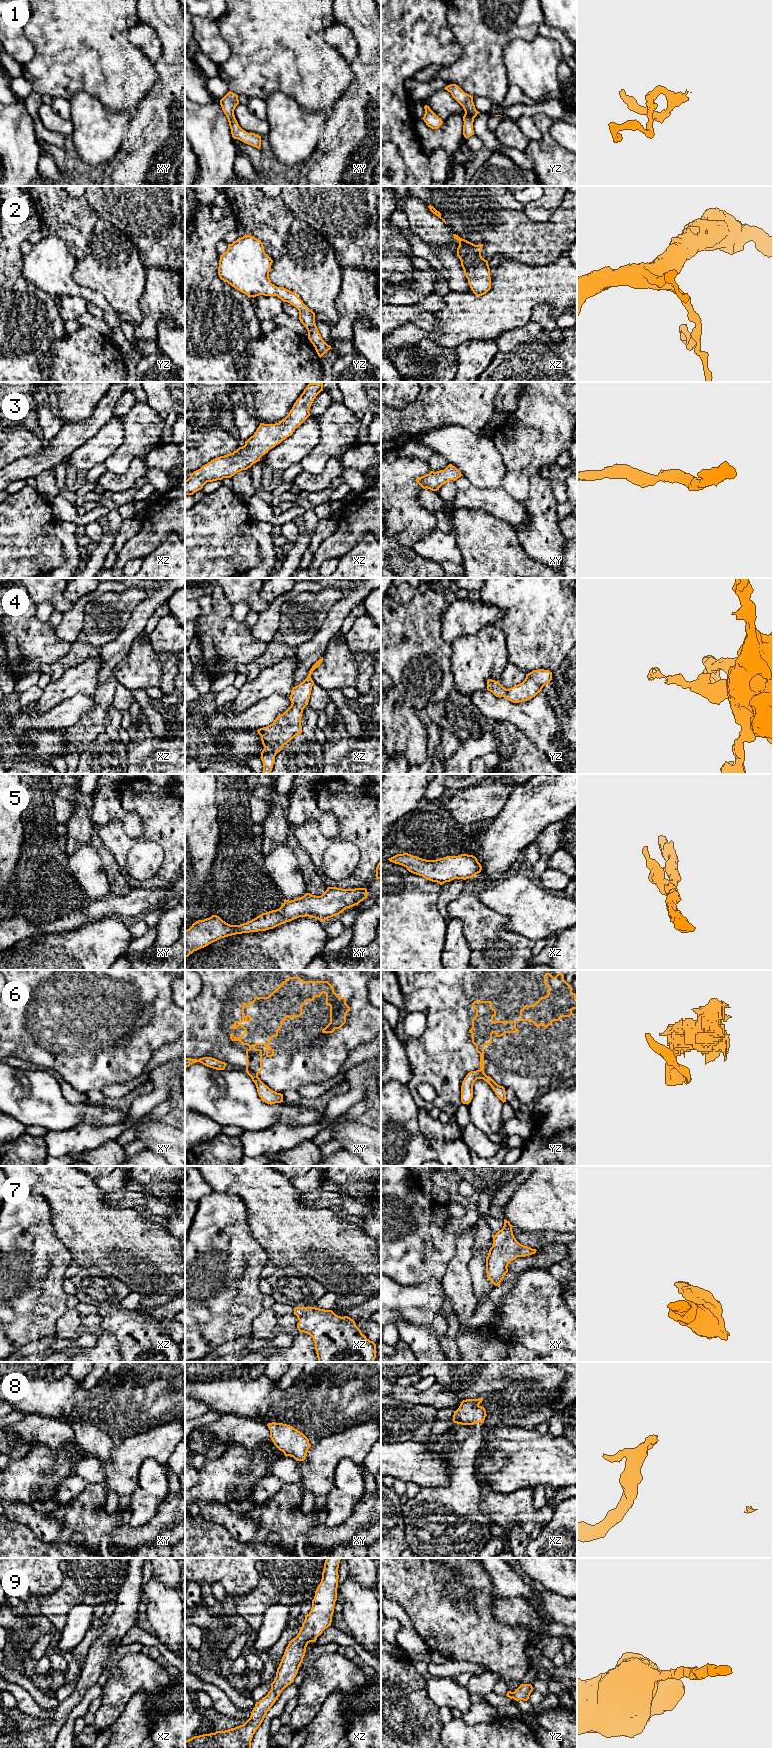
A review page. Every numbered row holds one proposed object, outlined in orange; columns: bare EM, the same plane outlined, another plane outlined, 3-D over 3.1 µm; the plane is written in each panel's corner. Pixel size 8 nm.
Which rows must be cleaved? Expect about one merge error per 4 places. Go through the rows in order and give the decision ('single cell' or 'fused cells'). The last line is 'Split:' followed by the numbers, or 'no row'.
1: single cell
2: single cell
3: single cell
4: single cell
5: single cell
6: fused cells
7: single cell
8: single cell
9: single cell
Split: 6

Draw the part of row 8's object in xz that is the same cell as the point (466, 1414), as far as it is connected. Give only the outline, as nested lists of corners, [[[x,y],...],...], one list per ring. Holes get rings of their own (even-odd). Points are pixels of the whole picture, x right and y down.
[[[483,1398],[463,1400],[459,1408],[454,1411],[453,1422],[461,1425],[474,1425],[484,1423],[486,1410],[480,1404]]]

